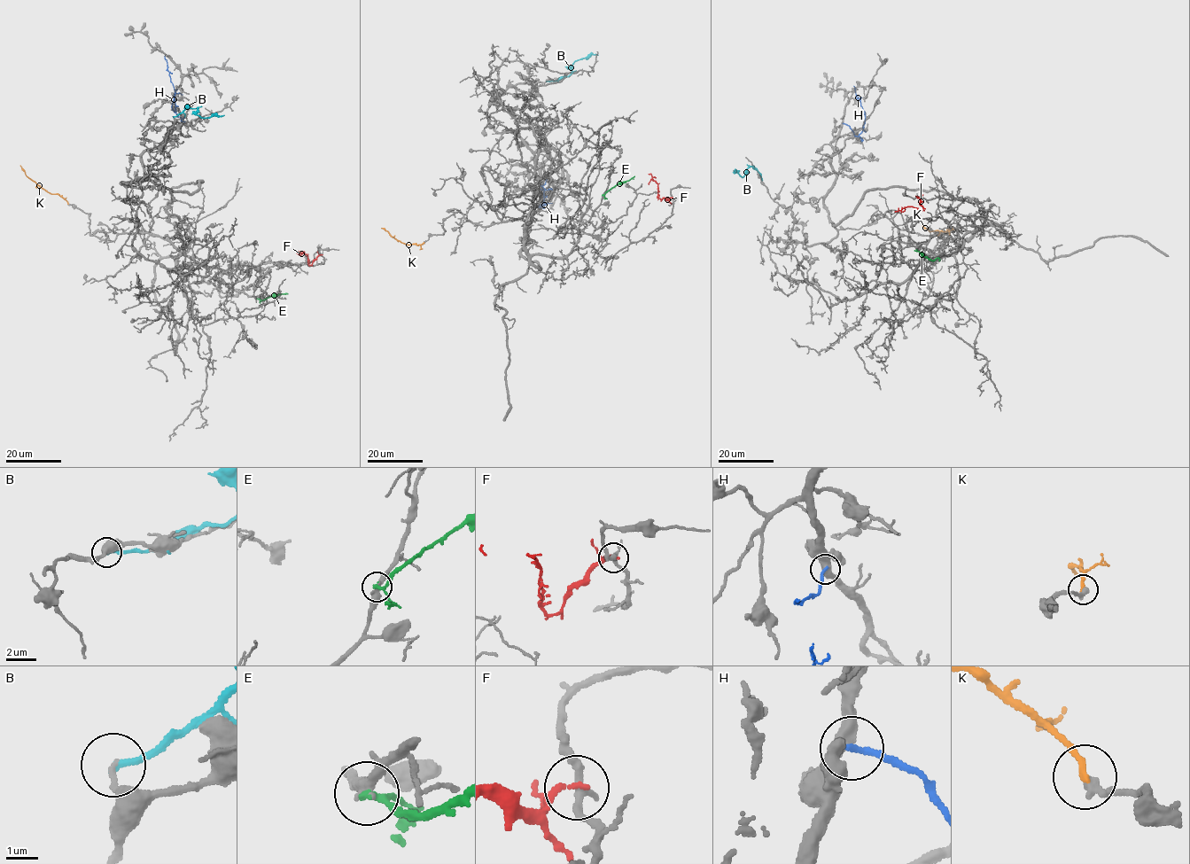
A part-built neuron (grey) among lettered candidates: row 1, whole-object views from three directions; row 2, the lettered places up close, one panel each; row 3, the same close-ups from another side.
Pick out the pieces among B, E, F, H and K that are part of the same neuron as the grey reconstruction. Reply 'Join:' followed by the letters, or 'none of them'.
Join: K

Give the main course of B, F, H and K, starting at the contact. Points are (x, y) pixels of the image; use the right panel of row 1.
B: (762, 180), (752, 167), (742, 177), (734, 172), (735, 168)
F: (917, 197), (922, 210), (905, 207), (895, 211)
H: (843, 123), (847, 124), (857, 136), (863, 128), (865, 112), (860, 105), (861, 97), (856, 97), (853, 86)
K: (949, 234), (947, 229), (948, 232), (930, 231), (922, 225)

